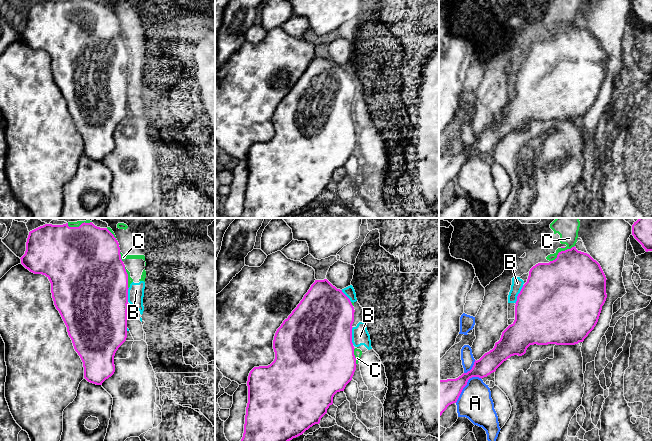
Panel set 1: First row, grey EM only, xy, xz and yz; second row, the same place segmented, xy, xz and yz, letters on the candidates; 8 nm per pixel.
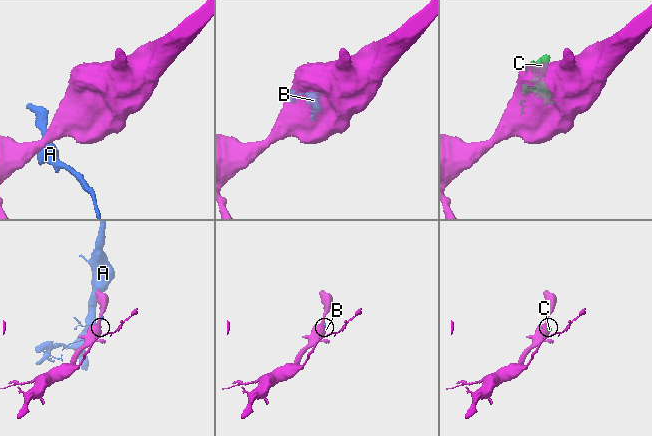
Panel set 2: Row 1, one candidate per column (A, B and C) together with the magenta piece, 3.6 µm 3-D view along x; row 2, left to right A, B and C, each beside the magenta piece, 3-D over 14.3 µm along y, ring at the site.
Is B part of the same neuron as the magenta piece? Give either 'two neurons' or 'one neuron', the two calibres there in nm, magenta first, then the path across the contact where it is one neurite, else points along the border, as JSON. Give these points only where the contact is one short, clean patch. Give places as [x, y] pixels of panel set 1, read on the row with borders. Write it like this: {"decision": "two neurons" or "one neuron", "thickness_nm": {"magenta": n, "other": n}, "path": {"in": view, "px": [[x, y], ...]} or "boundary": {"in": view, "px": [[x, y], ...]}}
{"decision": "one neuron", "thickness_nm": {"magenta": 500, "other": 90}}

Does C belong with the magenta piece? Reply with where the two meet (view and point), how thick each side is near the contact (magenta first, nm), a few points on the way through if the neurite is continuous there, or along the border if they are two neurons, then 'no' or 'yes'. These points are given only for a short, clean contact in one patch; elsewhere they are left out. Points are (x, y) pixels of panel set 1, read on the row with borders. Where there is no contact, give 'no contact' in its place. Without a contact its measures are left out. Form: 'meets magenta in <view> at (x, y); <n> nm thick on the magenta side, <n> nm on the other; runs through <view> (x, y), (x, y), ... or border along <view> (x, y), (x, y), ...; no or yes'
meets magenta in yz at (561, 251); 460 nm thick on the magenta side, 200 nm on the other; yes

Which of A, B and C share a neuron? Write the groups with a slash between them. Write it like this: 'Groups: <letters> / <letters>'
Groups: A / B C

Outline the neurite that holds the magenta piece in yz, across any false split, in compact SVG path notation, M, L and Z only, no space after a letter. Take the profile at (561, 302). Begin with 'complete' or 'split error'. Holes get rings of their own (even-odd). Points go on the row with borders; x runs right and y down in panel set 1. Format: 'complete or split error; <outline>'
split error; M556 218L550 224L550 228L554 231L554 234L558 233L560 235L560 243L567 246L558 248L554 254L548 255L546 259L550 261L549 263L538 263L530 269L527 282L523 285L517 296L515 320L502 332L500 340L495 343L494 348L485 353L479 360L475 360L472 369L467 373L463 373L456 379L439 380L439 417L449 405L457 402L470 378L479 377L482 379L487 377L495 372L511 356L524 355L530 345L575 345L583 342L594 329L598 322L602 306L607 298L607 279L596 260L589 254L576 249L575 244L578 238L579 227L579 218Z

